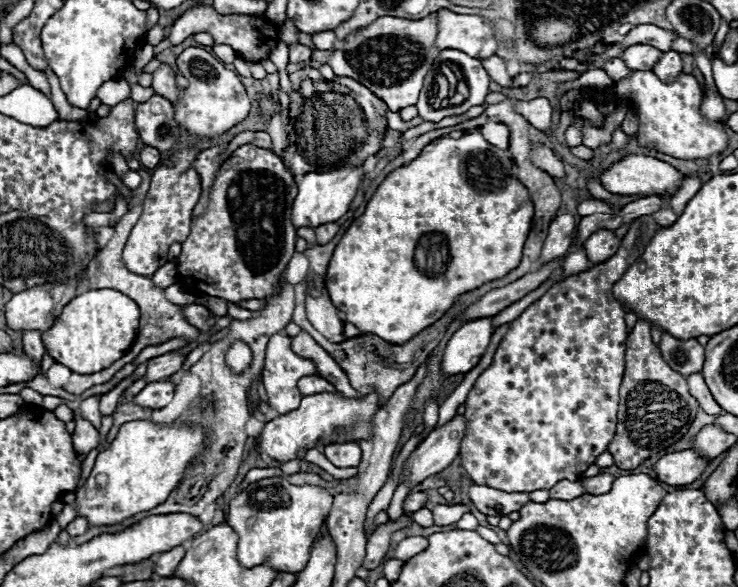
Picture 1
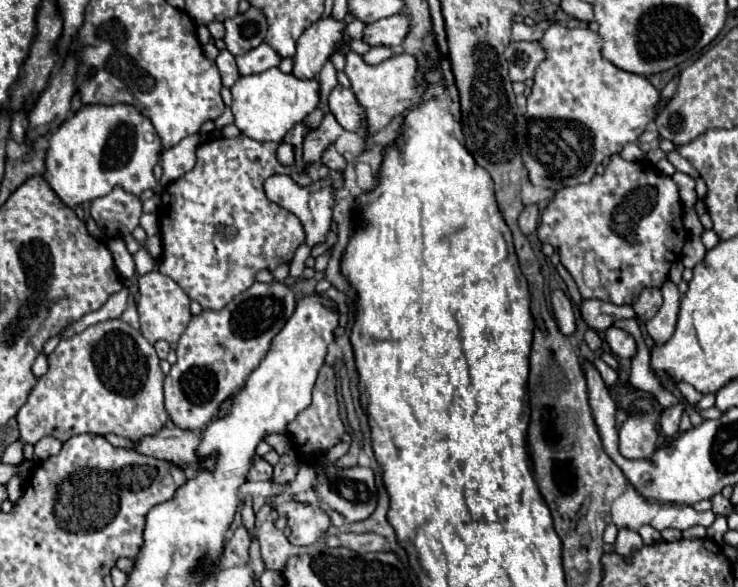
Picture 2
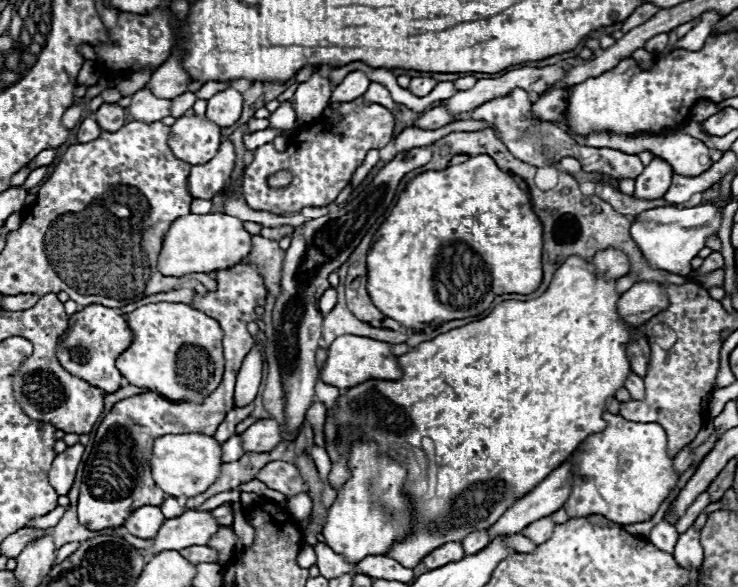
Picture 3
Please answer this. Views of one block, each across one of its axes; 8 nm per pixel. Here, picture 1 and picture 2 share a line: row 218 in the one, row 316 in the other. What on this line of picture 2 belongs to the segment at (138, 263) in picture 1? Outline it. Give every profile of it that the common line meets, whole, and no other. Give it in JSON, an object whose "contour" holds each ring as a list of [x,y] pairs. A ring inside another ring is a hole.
{"contour":[[[148,272],[144,276],[140,276],[138,280],[140,286],[140,298],[138,298],[138,316],[140,316],[140,332],[142,336],[150,342],[156,344],[158,340],[166,340],[166,342],[178,342],[180,334],[184,332],[184,328],[188,326],[192,314],[190,314],[190,298],[186,296],[186,292],[168,276],[160,274],[160,272]]]}

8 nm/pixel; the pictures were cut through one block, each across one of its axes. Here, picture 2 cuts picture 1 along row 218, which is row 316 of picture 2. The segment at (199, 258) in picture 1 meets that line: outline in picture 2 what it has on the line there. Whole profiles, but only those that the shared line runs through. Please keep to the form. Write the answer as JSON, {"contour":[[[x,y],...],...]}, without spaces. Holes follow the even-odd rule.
{"contour":[[[254,282],[248,290],[238,294],[230,304],[222,310],[202,310],[198,316],[192,316],[188,328],[182,332],[178,340],[178,362],[170,368],[164,380],[164,396],[166,396],[166,412],[176,428],[182,430],[204,430],[206,424],[214,418],[220,404],[232,396],[248,378],[248,372],[260,364],[264,352],[268,352],[268,344],[280,332],[280,328],[290,320],[296,308],[294,292],[282,282]]]}

